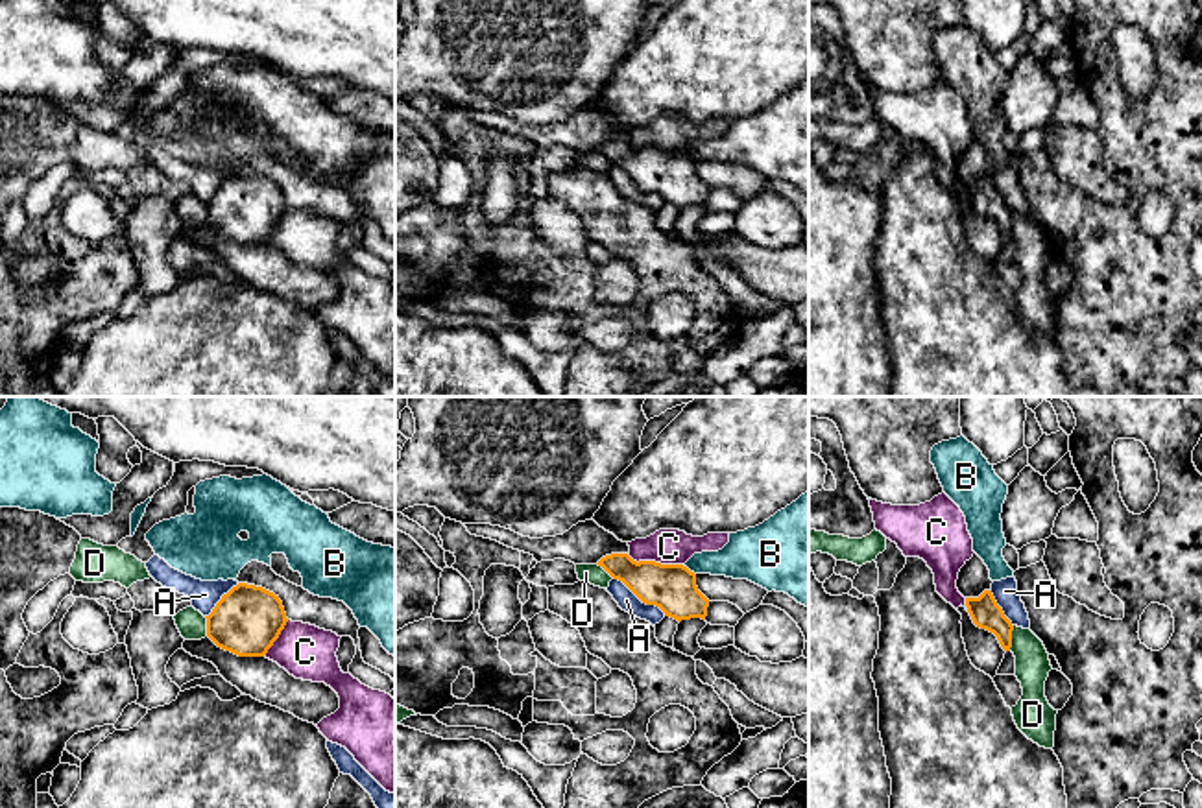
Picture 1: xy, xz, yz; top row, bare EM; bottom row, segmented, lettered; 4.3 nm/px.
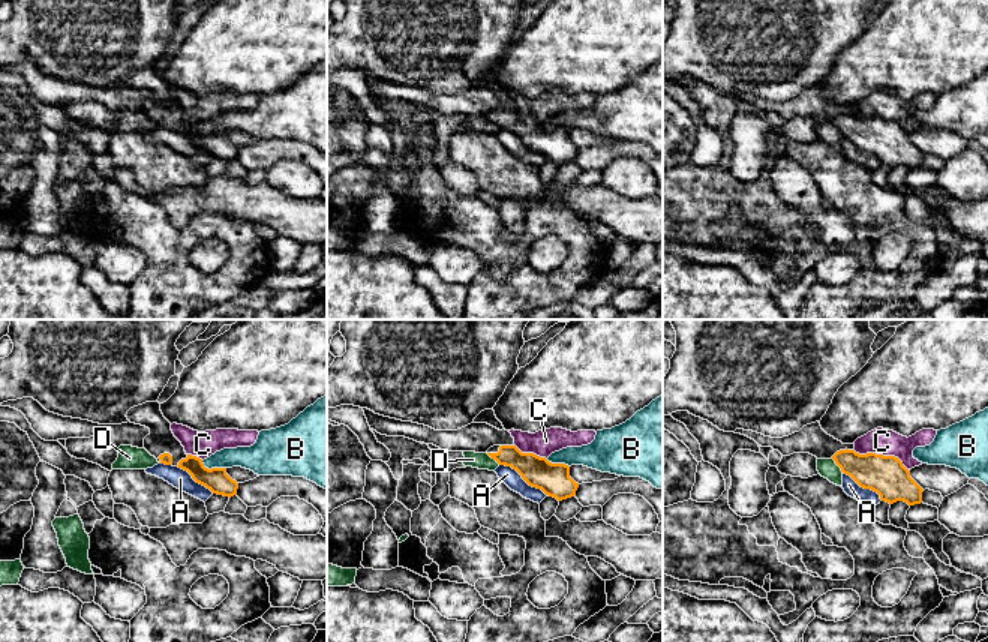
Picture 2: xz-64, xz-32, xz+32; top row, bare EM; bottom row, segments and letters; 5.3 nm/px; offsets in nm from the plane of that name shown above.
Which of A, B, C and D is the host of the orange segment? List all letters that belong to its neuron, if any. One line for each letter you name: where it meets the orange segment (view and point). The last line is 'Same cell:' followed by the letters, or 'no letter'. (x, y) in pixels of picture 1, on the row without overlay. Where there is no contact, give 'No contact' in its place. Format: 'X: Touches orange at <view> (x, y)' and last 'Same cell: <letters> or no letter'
Same cell: no letter

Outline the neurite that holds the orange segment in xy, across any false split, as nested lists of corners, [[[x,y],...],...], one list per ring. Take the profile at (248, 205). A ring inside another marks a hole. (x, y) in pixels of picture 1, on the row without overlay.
[[[238,170],[216,190],[207,205],[207,223],[238,244],[264,244],[288,205],[273,179]]]

